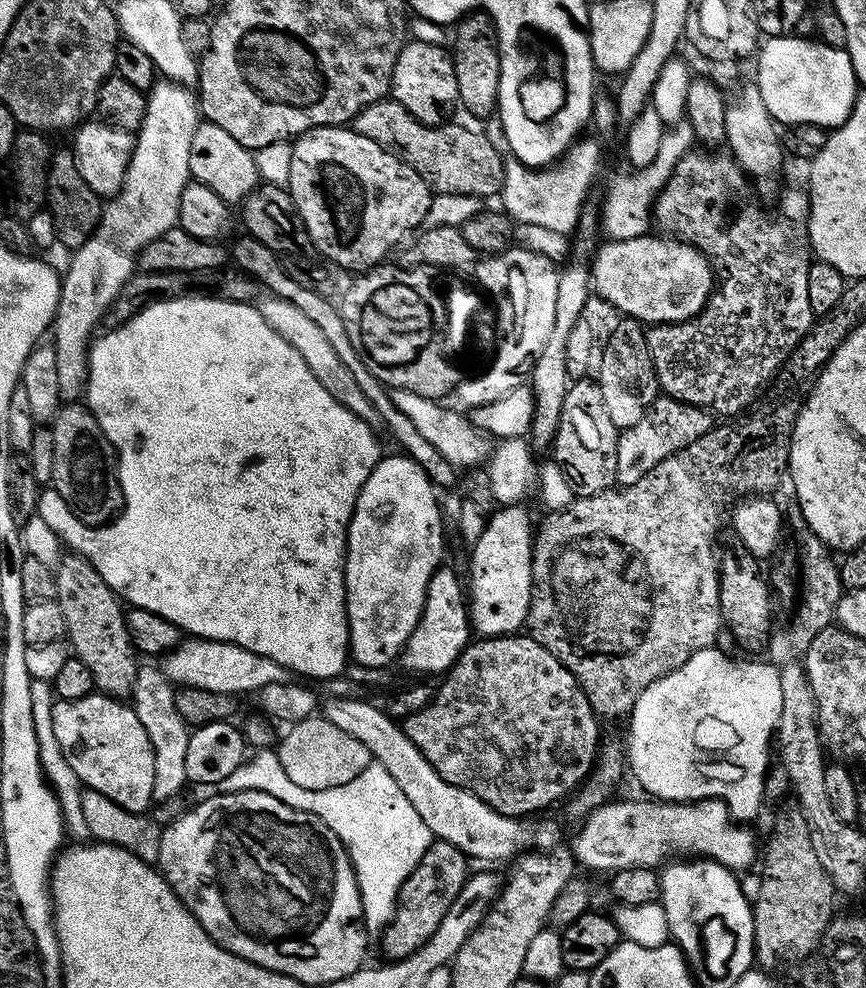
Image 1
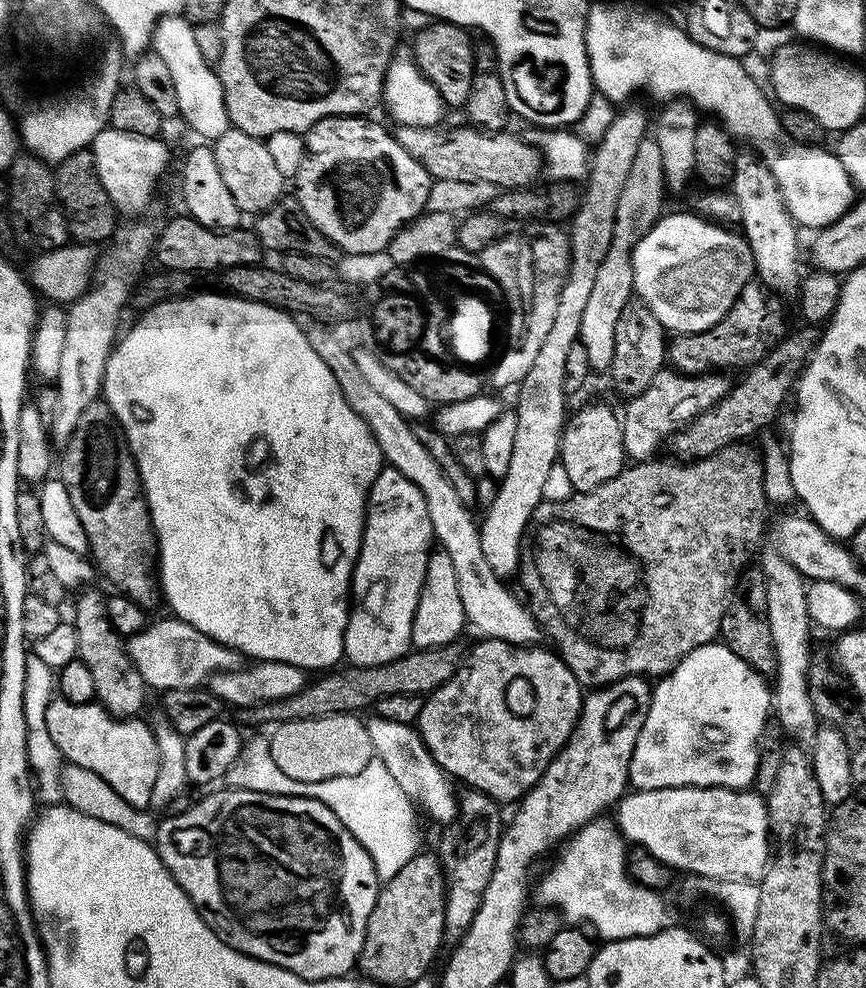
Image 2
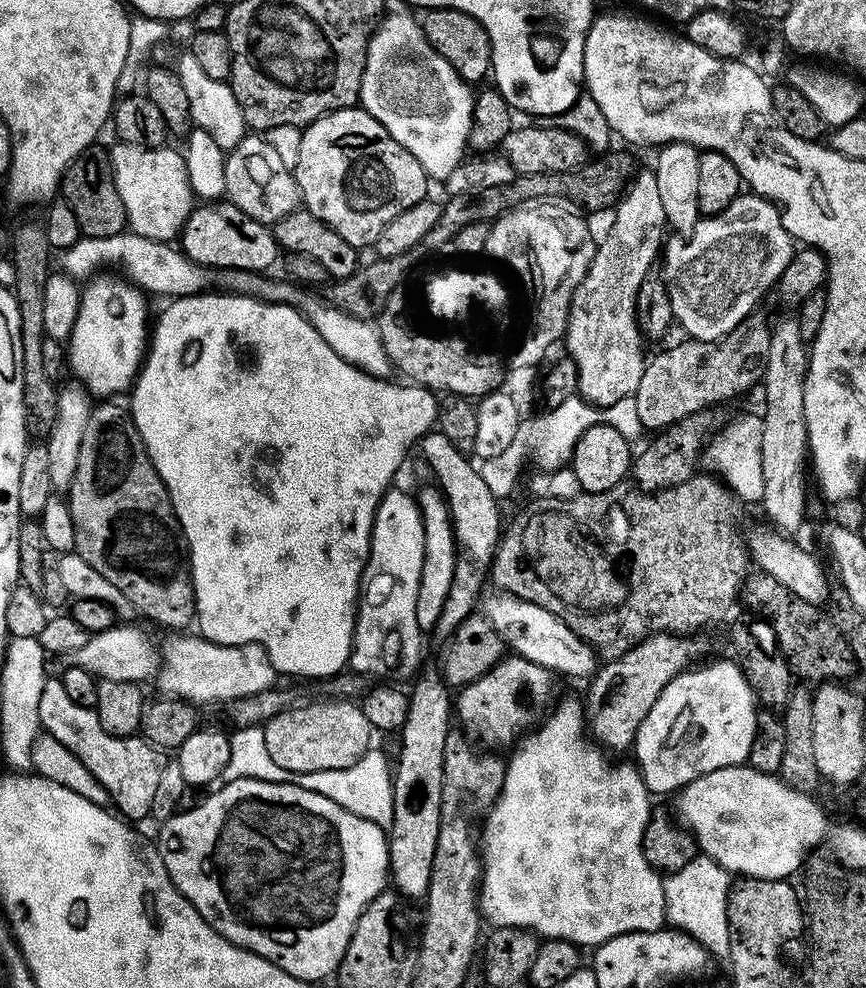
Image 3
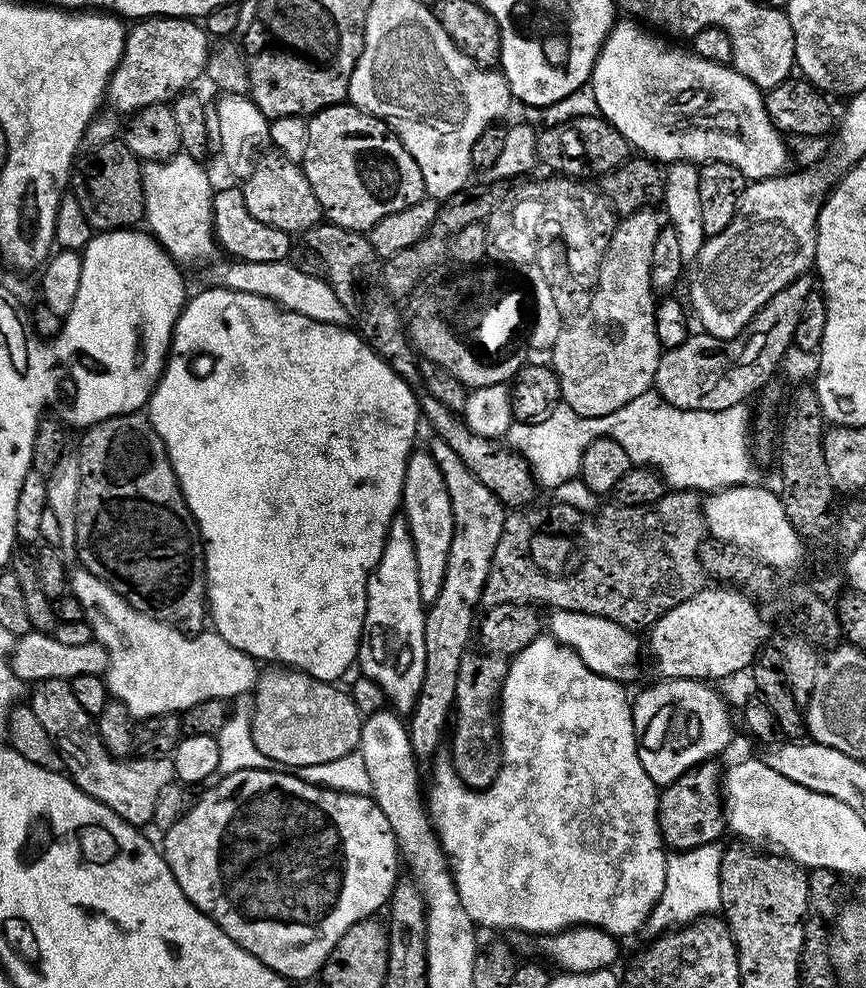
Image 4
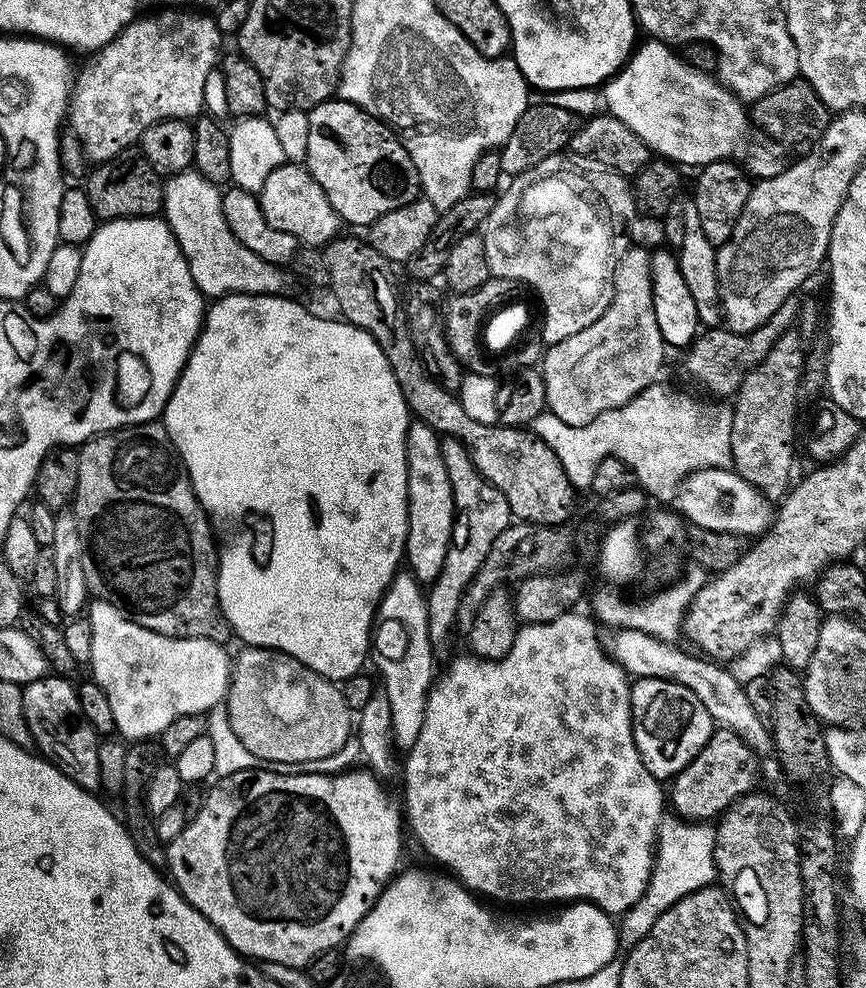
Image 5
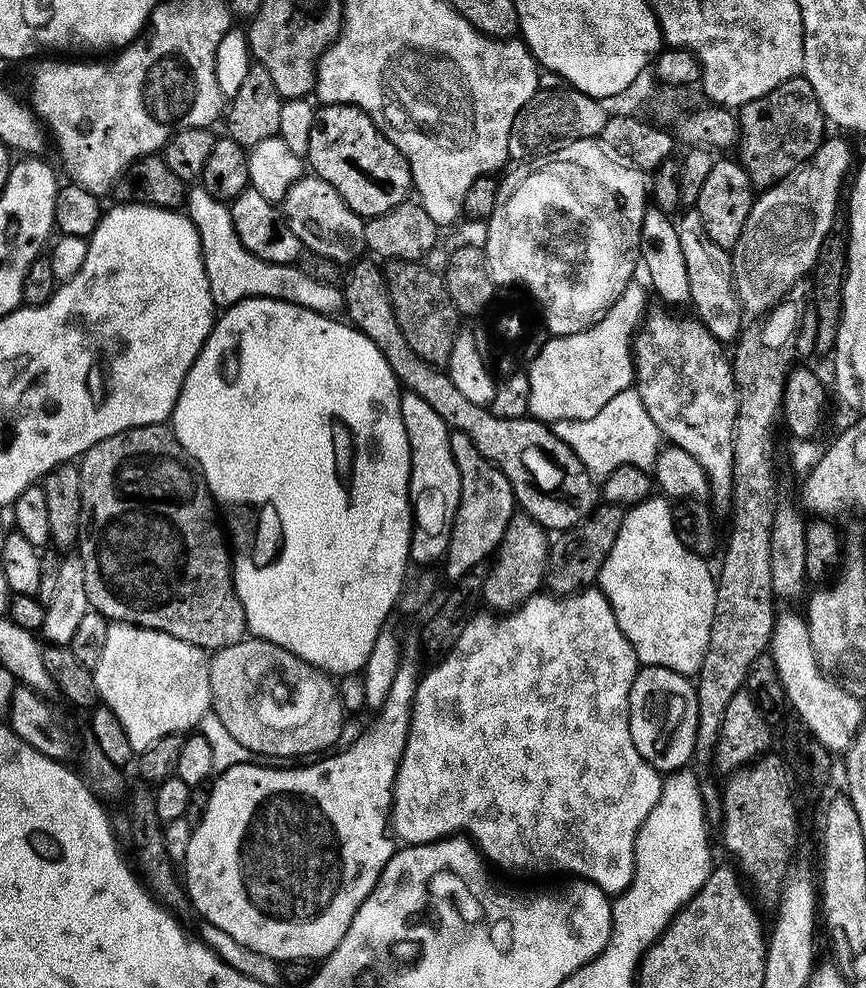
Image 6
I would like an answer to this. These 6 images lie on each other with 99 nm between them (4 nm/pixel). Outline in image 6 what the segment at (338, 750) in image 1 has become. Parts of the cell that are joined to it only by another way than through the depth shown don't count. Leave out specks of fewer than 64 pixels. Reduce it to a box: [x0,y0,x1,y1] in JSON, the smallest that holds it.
[208,638,346,757]

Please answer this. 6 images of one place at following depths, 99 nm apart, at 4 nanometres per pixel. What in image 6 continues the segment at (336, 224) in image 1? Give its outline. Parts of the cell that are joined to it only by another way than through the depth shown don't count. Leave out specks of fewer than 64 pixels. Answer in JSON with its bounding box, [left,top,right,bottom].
[306,104,414,218]

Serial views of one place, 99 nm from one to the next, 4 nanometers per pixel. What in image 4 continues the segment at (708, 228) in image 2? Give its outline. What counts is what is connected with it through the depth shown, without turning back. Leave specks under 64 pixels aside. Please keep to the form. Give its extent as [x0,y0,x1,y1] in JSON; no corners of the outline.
[688,171,826,339]

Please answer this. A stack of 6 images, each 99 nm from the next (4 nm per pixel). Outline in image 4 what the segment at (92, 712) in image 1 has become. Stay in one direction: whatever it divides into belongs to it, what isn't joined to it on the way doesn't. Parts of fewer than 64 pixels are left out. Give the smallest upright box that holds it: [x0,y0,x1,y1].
[30,680,176,826]

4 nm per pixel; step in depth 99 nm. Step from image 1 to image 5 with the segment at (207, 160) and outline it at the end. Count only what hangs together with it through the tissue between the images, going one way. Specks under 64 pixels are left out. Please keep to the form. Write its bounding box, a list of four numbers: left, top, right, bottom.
[258,163,342,249]

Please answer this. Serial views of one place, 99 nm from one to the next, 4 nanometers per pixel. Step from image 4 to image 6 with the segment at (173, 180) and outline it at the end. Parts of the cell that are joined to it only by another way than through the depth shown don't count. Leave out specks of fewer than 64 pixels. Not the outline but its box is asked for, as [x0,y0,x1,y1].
[186,186,344,317]

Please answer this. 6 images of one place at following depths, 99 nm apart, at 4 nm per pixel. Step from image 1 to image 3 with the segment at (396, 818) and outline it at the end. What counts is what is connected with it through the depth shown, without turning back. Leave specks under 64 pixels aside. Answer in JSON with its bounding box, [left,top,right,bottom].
[223,727,392,826]

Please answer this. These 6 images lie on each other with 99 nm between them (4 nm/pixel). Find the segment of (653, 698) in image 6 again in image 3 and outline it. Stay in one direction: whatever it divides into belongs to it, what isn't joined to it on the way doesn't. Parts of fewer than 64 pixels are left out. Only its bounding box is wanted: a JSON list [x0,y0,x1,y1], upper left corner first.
[634,660,758,793]

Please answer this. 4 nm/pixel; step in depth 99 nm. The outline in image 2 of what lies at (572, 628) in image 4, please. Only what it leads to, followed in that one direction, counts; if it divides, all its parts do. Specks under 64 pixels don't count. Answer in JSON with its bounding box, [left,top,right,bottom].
[330,351,542,646]

